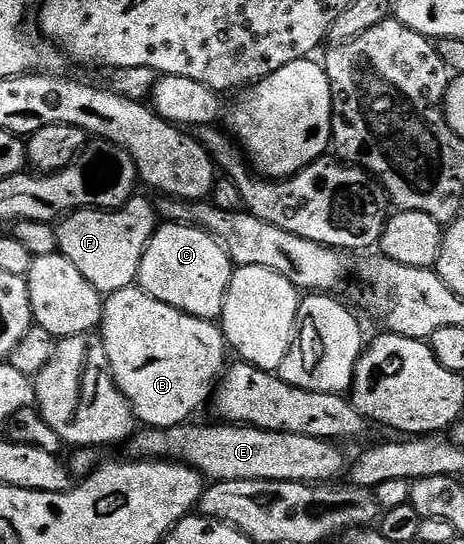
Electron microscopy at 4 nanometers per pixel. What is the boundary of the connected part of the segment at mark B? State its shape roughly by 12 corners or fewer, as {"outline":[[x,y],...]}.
{"outline":[[138,286],[103,301],[109,366],[136,421],[210,401],[229,349],[214,320]]}

